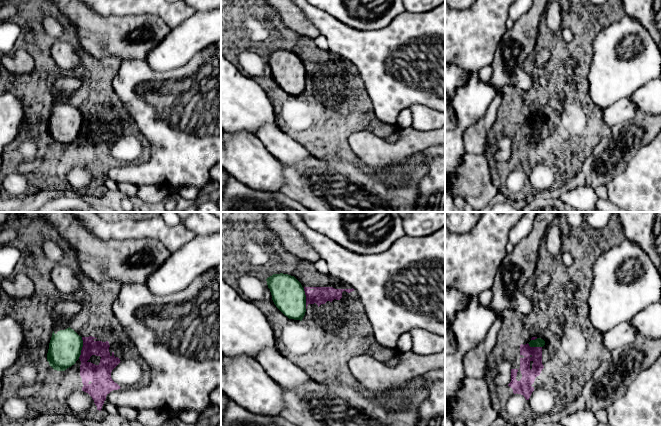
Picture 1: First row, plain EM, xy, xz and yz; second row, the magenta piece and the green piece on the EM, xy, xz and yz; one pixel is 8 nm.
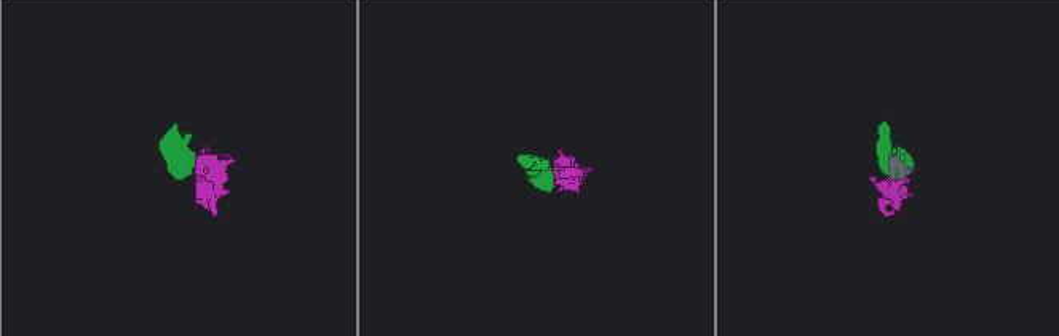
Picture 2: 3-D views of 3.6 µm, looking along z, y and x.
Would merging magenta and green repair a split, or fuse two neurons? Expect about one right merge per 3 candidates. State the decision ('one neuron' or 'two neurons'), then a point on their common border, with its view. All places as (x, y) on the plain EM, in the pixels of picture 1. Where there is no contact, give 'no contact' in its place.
two neurons | xy (82, 124)

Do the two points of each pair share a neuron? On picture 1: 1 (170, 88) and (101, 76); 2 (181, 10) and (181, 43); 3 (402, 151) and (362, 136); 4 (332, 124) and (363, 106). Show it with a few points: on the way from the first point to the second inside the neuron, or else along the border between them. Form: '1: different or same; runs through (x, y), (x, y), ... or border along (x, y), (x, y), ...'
1: different; border along (122, 61), (112, 81), (113, 90), (120, 101)
2: different; border along (196, 11), (171, 28)
3: same; runs through (392, 151), (377, 151), (372, 146)
4: same; runs through (340, 116), (347, 109), (355, 109)

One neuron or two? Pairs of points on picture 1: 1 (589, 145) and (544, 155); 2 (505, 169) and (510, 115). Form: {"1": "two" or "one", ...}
{"1": "one", "2": "one"}

